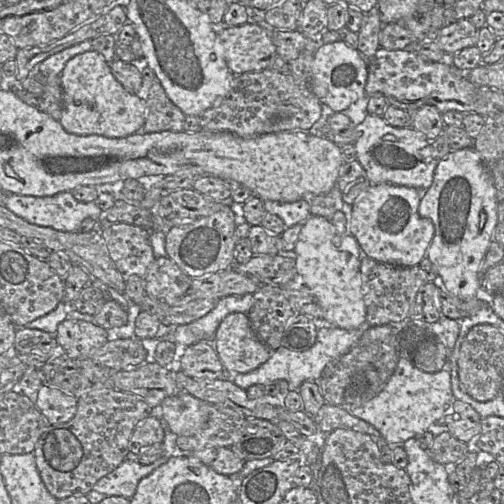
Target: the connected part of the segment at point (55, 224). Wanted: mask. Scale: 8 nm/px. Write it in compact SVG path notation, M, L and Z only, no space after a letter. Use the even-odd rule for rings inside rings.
M62 192L53 196L23 196L19 194L6 194L3 205L25 221L43 227L50 227L63 232L77 232L80 224L86 218L99 221L99 227L107 227L103 211L95 202L80 202L71 192Z

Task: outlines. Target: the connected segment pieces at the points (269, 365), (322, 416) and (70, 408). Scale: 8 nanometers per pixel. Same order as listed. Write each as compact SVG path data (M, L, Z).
M367 323L354 330L345 330L332 325L319 327L316 343L309 350L294 352L284 347L280 347L277 350L272 351L269 360L259 368L252 372L244 374L239 373L234 380L234 383L246 390L253 385L266 386L270 383L284 379L290 384L290 391L298 390L305 381L318 381L329 364L347 354L358 344L368 327L370 326Z
M326 403L312 416L320 432L329 434L335 429L351 429L381 441L380 433L369 423L353 416L346 409Z
M42 385L34 396L34 403L49 425L70 421L77 412L77 398L59 389Z

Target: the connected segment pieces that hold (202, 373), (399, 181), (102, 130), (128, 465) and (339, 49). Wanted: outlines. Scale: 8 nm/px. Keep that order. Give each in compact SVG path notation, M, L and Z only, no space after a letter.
M200 341L188 346L181 359L181 371L194 379L217 380L223 370L213 341Z
M368 113L364 121L356 125L354 146L356 159L366 171L371 184L389 183L426 192L441 160L435 156L431 142L412 126L393 127L382 116Z
M91 50L69 60L60 75L60 83L63 107L59 122L68 133L75 135L97 134L109 138L120 138L142 131L145 123L146 100L129 92L116 80L109 63L99 52Z
M168 457L155 460L149 465L143 465L135 459L126 458L113 471L102 477L94 485L93 490L107 496L123 496L131 499L140 480L162 465Z
M342 41L320 44L315 50L311 70L311 90L324 107L343 112L366 96L368 61L355 47Z

